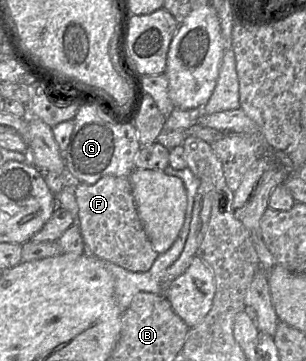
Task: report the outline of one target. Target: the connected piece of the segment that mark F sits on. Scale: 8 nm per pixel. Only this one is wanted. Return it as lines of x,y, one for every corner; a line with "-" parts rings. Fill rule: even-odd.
104,176
95,184
76,183
78,226
93,256
132,272
146,272
158,253
140,221
128,177

